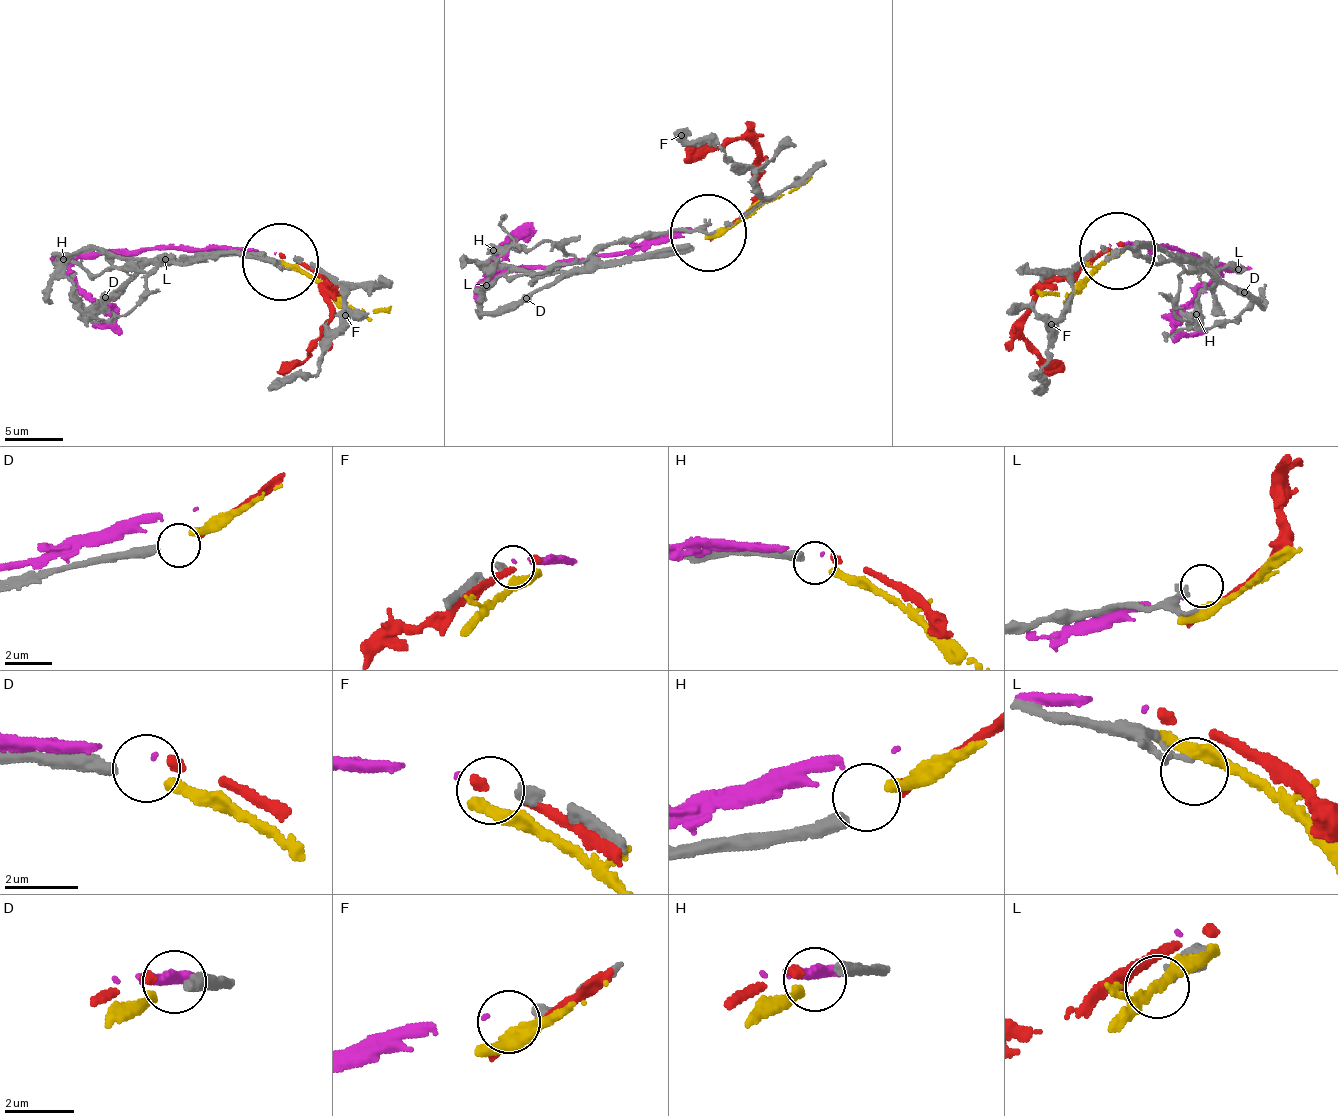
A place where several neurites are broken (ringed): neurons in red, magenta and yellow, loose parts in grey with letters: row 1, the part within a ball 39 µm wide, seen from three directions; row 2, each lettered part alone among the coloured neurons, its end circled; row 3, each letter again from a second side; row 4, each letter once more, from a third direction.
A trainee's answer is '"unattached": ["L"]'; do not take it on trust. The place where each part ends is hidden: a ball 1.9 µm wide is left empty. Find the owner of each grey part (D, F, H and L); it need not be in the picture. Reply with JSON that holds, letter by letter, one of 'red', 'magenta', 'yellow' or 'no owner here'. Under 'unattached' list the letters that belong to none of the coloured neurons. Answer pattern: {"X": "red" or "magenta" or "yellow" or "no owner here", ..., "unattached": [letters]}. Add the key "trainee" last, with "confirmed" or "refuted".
{"D": "yellow", "F": "magenta", "H": "red", "L": "no owner here", "unattached": ["L"], "trainee": "confirmed"}

